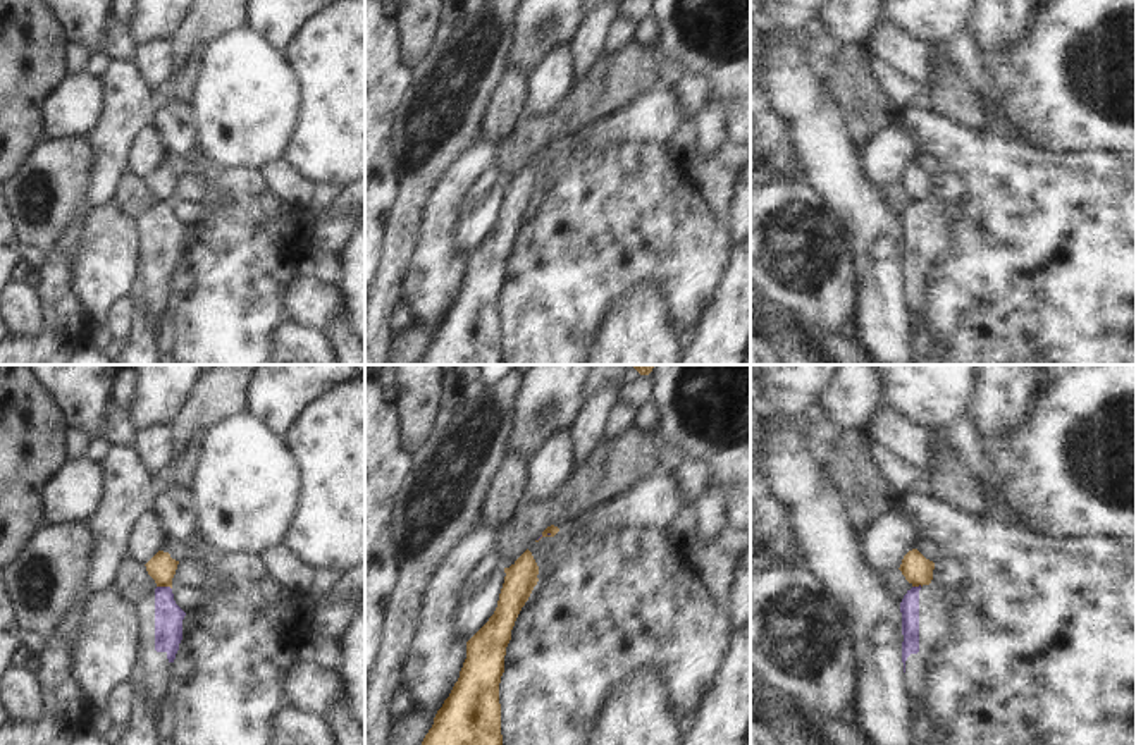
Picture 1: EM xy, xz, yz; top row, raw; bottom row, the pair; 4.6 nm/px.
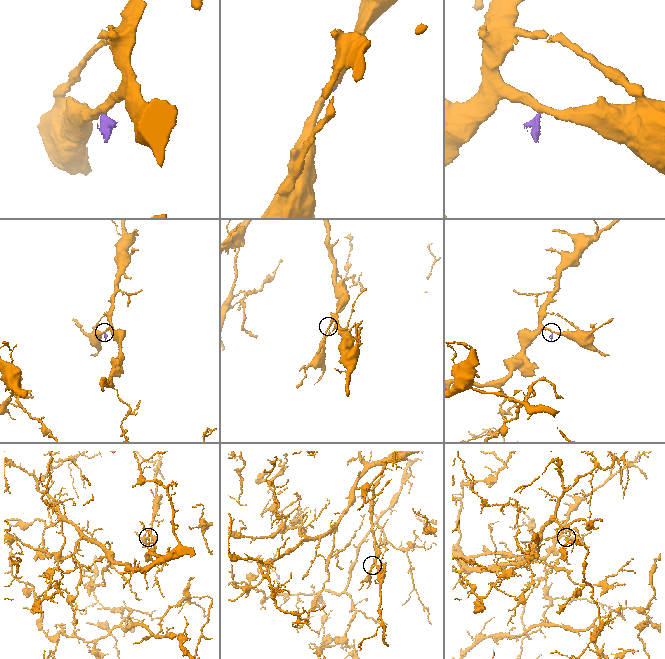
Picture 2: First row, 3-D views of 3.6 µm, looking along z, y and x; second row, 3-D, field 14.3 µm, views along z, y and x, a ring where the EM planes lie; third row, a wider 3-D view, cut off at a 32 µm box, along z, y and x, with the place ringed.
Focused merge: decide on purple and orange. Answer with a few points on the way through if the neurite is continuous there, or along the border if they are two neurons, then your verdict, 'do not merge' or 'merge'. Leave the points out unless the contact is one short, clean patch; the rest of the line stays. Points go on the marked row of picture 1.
border xy (157, 585), (171, 589); do not merge

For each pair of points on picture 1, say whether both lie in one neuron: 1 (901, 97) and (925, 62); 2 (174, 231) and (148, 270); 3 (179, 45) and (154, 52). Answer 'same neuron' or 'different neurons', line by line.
1: different neurons
2: same neuron
3: different neurons

